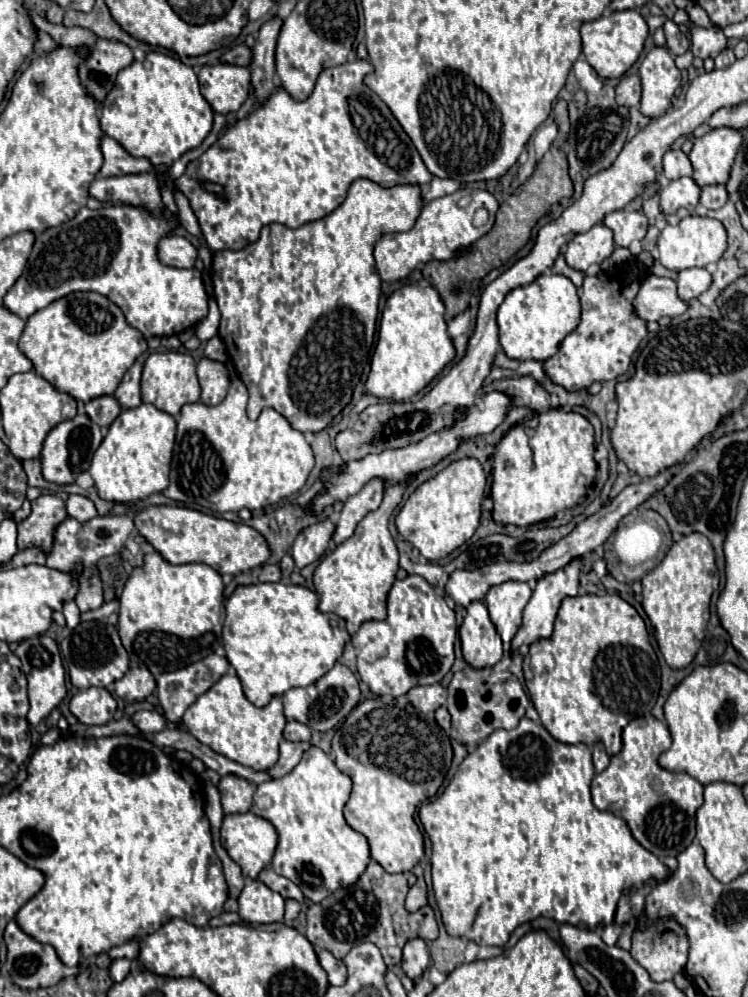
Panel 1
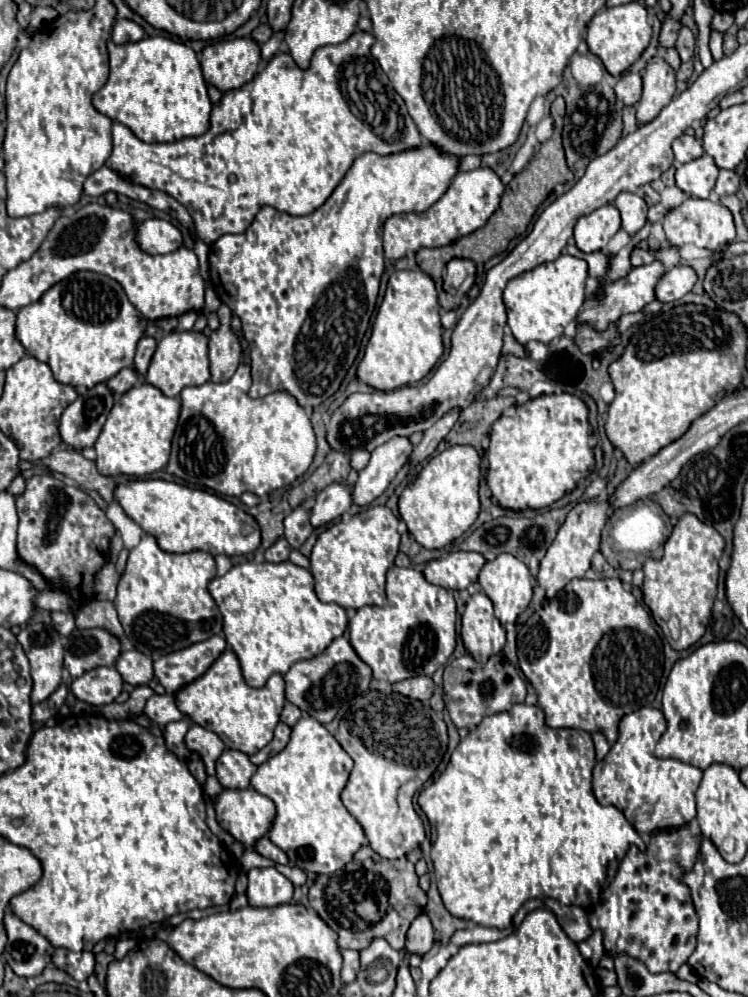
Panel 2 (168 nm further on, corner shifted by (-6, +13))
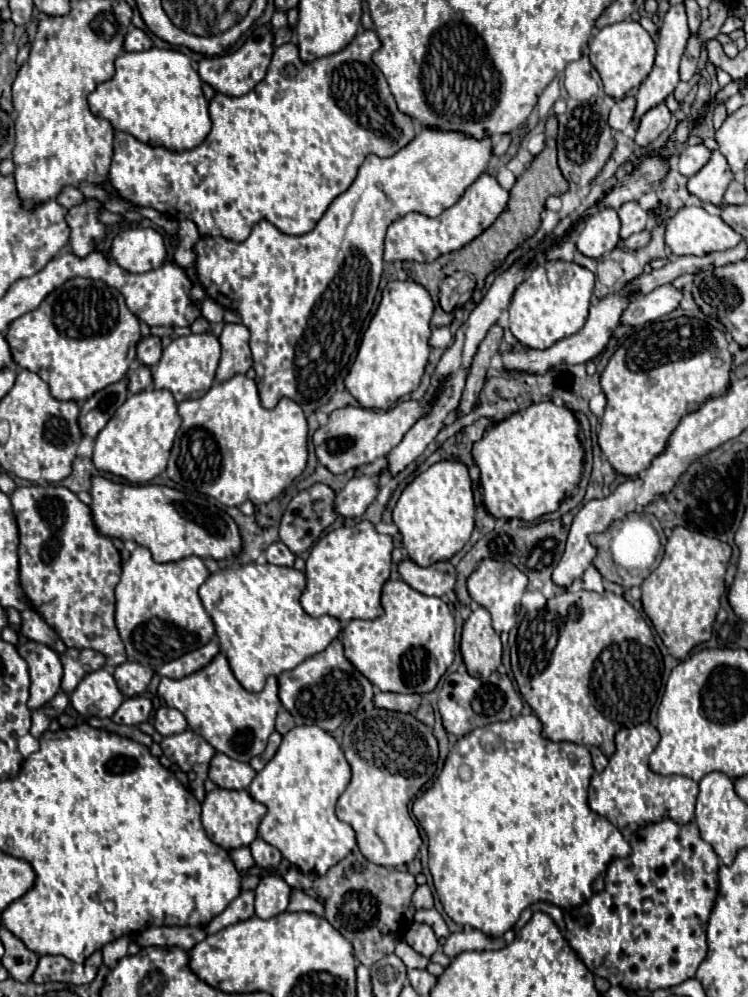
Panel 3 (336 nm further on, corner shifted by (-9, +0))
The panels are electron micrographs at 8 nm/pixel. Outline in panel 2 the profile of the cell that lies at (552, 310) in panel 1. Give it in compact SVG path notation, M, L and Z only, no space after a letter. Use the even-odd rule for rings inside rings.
M561 254L557 260L545 262L513 278L503 292L503 302L507 308L507 326L515 340L525 346L531 340L549 344L551 340L561 338L565 326L577 318L585 302L585 280L587 262L569 254Z

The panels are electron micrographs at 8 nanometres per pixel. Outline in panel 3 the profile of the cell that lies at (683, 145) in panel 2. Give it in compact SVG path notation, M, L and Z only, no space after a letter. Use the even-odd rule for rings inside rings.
M692 145L692 147L686 147L684 151L680 151L678 159L680 159L678 161L678 171L686 177L692 177L708 163L710 151L704 145Z

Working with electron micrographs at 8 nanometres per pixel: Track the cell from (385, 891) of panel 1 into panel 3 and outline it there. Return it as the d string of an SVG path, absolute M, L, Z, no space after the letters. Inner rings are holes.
M358 849L340 859L336 867L330 867L326 875L314 879L314 889L324 897L324 917L354 945L354 957L364 965L374 965L392 953L394 941L402 939L412 923L414 907L410 897L416 891L414 875L374 865Z

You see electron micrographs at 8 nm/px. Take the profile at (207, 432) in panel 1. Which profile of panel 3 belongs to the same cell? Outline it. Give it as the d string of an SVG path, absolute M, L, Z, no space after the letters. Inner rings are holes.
M234 375L224 383L214 383L200 399L188 399L178 405L182 425L176 433L170 451L166 473L168 477L188 491L214 497L222 505L240 507L244 501L262 505L278 497L306 467L308 461L308 423L300 405L292 399L280 399L274 409L260 405L258 389L246 375Z

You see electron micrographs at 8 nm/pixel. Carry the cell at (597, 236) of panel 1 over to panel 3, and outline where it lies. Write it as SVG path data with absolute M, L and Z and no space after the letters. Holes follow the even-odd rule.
M602 209L584 223L584 227L576 237L576 247L586 257L596 259L606 255L618 245L620 241L618 233L620 233L620 219L616 209Z

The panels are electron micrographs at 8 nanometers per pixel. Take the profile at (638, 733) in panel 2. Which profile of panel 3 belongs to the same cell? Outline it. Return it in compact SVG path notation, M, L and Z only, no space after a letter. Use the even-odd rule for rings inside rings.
M640 723L636 727L624 727L616 733L616 753L610 757L608 767L602 773L592 775L588 789L588 805L594 813L606 817L628 839L638 827L656 823L662 819L674 819L684 825L694 819L694 805L698 795L698 783L680 775L658 775L650 771L648 757L658 745L660 735L654 725Z

